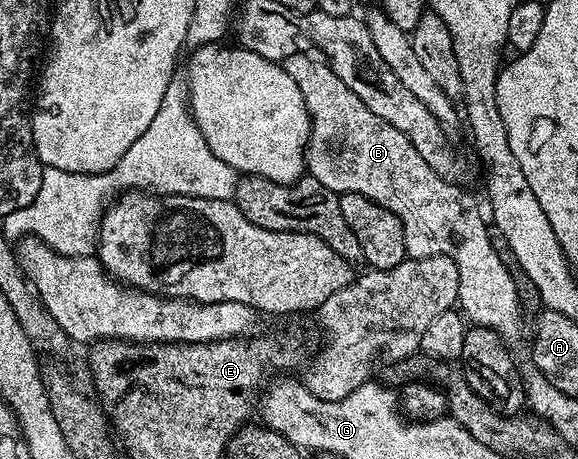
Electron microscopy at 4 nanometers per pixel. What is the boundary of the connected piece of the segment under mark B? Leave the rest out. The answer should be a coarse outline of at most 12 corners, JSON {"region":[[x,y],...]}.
{"region":[[325,60],[282,69],[310,115],[306,172],[456,262],[471,325],[522,328],[514,272],[470,192],[440,178]]}

